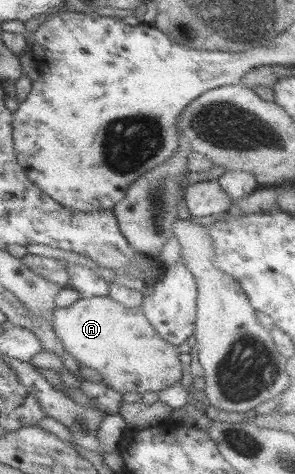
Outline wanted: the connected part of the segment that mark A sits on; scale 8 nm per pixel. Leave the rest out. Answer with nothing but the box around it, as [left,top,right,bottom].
[50,296,186,394]

